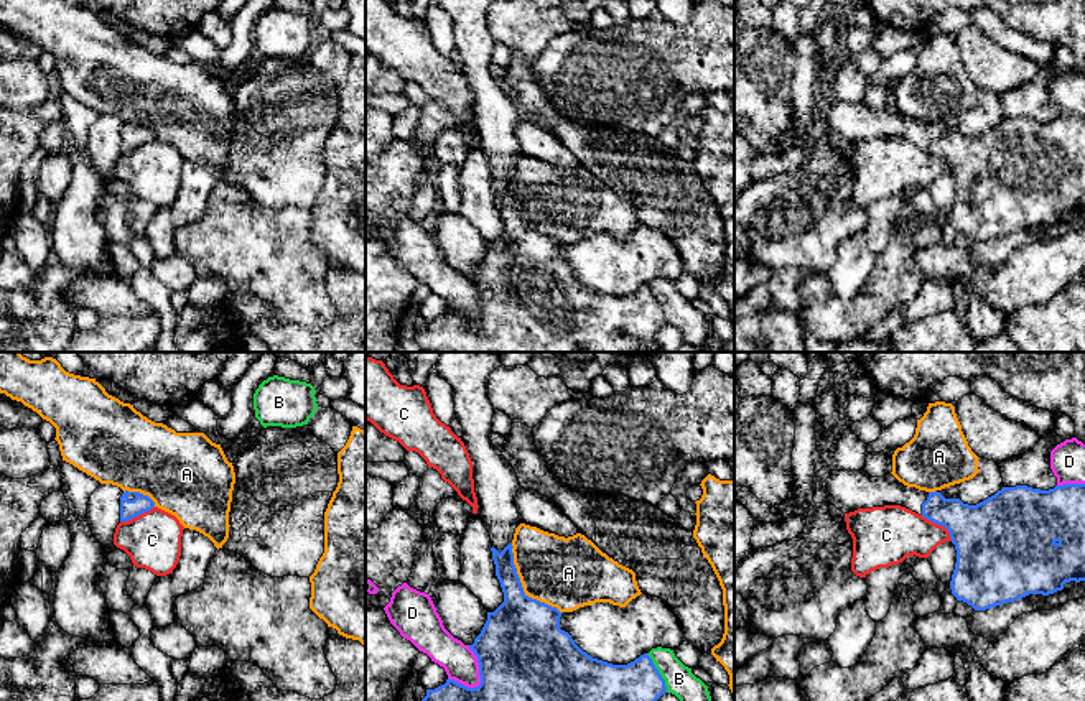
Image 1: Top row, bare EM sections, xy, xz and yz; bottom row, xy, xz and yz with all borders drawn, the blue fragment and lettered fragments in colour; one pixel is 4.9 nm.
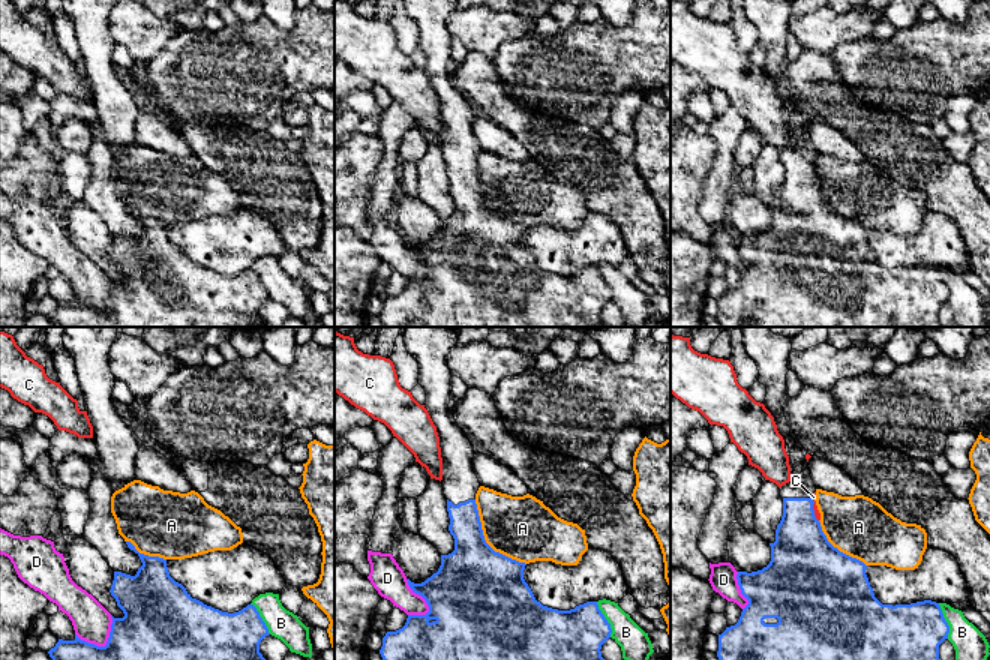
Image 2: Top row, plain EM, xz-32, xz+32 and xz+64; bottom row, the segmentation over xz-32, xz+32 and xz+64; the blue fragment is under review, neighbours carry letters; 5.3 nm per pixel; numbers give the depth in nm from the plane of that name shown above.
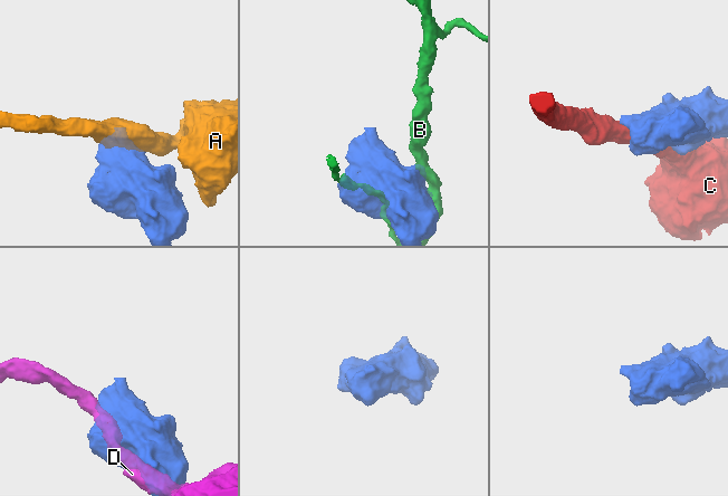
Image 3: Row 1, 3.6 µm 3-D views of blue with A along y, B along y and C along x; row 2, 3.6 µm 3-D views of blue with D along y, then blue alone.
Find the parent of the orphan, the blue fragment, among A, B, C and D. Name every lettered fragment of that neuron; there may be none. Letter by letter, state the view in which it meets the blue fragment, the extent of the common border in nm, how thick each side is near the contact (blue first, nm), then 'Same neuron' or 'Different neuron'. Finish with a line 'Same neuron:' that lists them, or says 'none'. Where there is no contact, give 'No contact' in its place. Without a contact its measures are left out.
A: Touches blue in xz. Shared border 420 nm. Thickness 380 nm (blue) against 360 nm. Different neuron
B: Touches blue in xz. Shared border 220 nm. Thickness 360 nm (blue) against 150 nm. Different neuron
C: Touches blue in yz. Shared border 200 nm. Thickness 340 nm (blue) against 280 nm. Different neuron
D: Touches blue in xz. Shared border 220 nm. Thickness 500 nm (blue) against 160 nm. Different neuron
Same neuron: none

